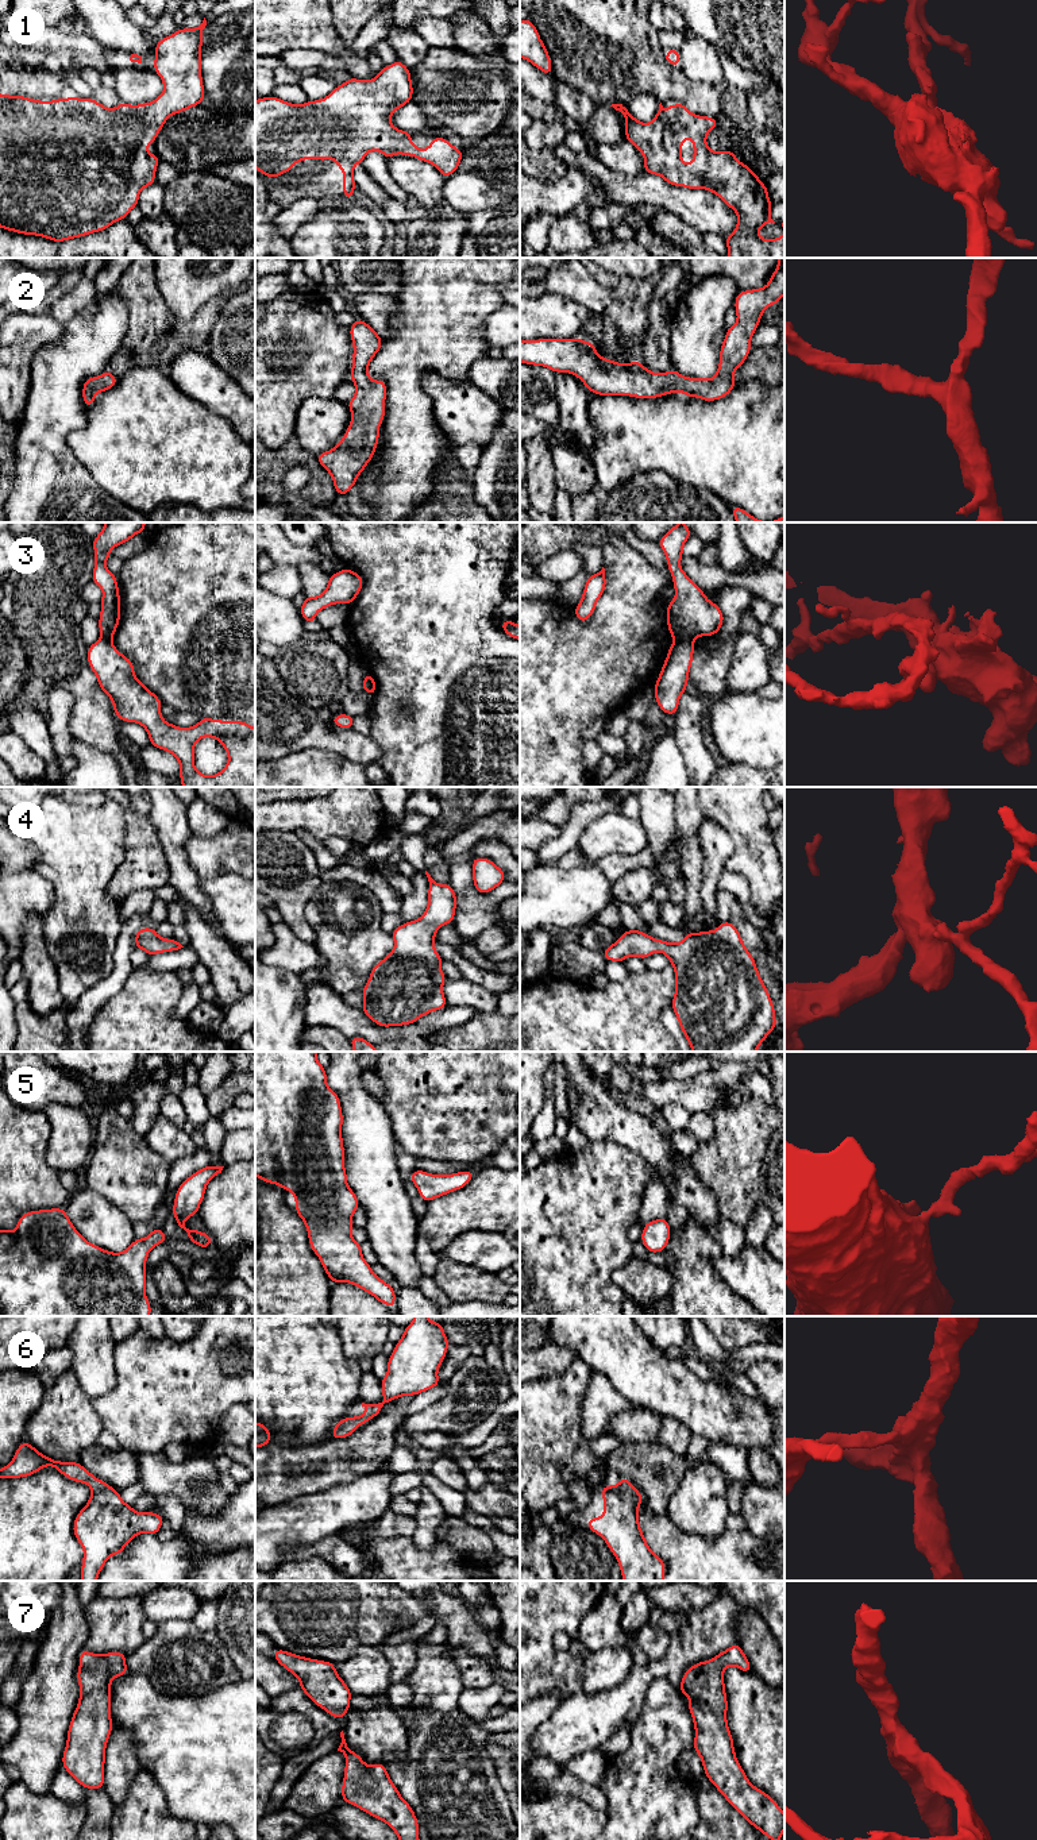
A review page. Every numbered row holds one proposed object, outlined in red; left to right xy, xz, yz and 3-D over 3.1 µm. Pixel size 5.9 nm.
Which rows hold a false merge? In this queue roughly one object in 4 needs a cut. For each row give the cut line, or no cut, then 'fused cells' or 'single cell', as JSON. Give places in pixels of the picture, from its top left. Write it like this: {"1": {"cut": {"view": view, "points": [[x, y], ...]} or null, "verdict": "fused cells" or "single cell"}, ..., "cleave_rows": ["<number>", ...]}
{"1": {"cut": null, "verdict": "single cell"}, "2": {"cut": null, "verdict": "single cell"}, "3": {"cut": {"view": "yz", "points": [[692, 640], [674, 641]]}, "verdict": "fused cells"}, "4": {"cut": null, "verdict": "single cell"}, "5": {"cut": null, "verdict": "single cell"}, "6": {"cut": null, "verdict": "single cell"}, "7": {"cut": null, "verdict": "single cell"}, "cleave_rows": ["3"]}

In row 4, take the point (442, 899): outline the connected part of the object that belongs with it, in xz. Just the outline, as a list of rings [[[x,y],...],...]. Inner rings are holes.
[[[427,871],[425,875],[429,888],[428,906],[423,917],[401,923],[390,933],[394,940],[393,950],[373,967],[366,985],[361,990],[365,998],[361,1010],[381,1027],[410,1025],[447,1006],[443,992],[447,977],[440,968],[443,958],[435,950],[435,938],[439,927],[454,922],[456,894],[450,883],[440,884]]]

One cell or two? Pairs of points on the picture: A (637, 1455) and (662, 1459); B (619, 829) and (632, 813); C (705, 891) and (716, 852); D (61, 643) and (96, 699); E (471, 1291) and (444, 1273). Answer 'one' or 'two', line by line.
A: one
B: two
C: one
D: one
E: one

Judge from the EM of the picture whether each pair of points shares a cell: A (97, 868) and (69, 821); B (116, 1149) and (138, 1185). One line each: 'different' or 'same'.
A: same
B: same

